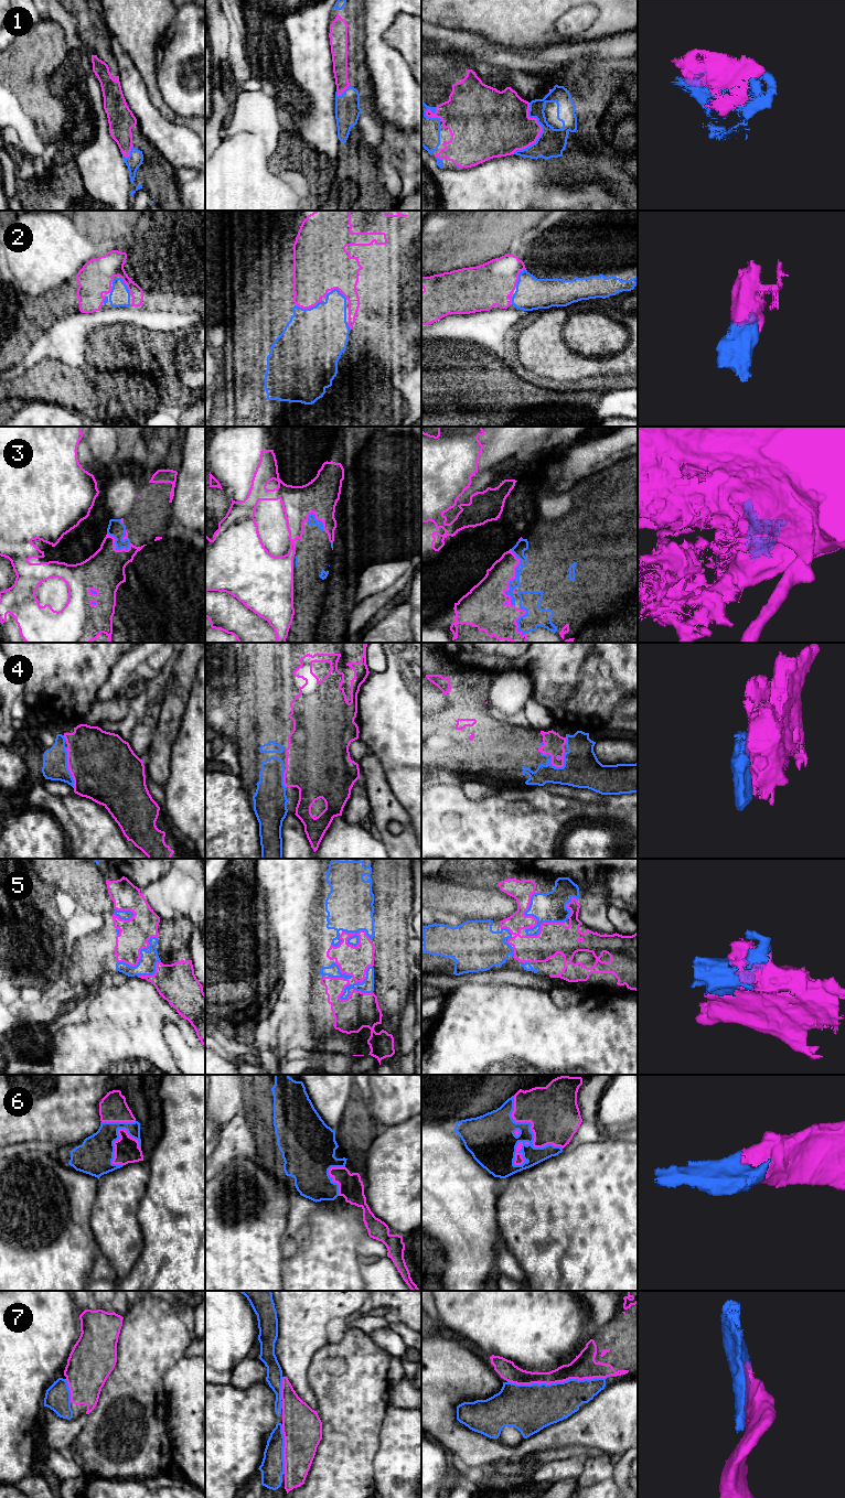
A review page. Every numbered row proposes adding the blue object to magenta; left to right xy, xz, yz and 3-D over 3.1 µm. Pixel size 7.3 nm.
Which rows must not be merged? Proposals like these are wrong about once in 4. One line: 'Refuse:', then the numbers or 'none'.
Refuse: 3

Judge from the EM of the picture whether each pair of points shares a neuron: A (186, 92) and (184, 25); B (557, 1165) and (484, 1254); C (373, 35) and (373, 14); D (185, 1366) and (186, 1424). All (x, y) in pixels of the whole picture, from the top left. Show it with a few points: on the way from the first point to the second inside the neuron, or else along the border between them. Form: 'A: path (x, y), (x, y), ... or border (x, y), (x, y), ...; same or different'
A: path (186, 75), (186, 42); same
B: border (495, 1210), (495, 1219), (504, 1247); different
C: path (373, 30), (373, 20); same
D: path (186, 1380), (186, 1410); same

